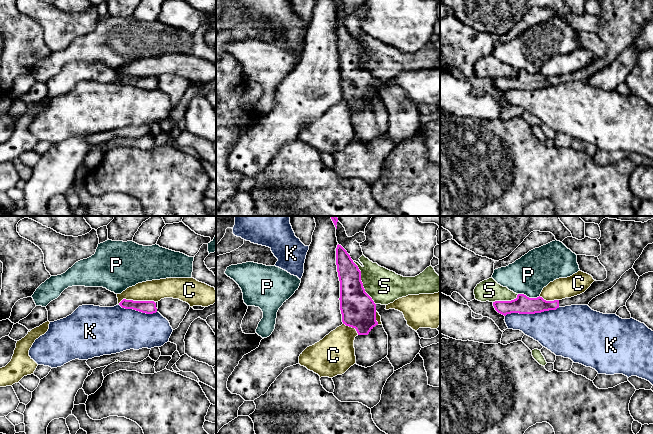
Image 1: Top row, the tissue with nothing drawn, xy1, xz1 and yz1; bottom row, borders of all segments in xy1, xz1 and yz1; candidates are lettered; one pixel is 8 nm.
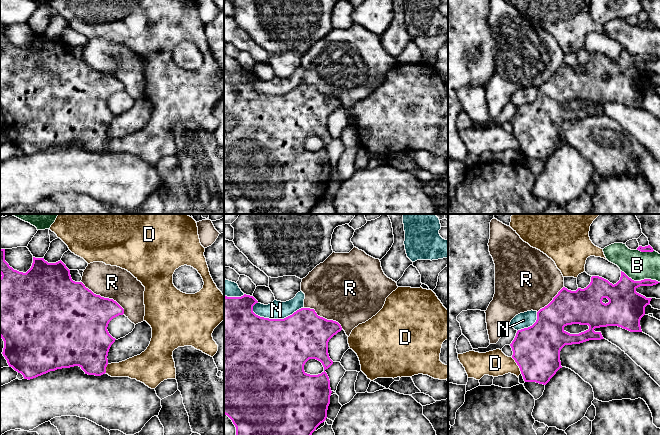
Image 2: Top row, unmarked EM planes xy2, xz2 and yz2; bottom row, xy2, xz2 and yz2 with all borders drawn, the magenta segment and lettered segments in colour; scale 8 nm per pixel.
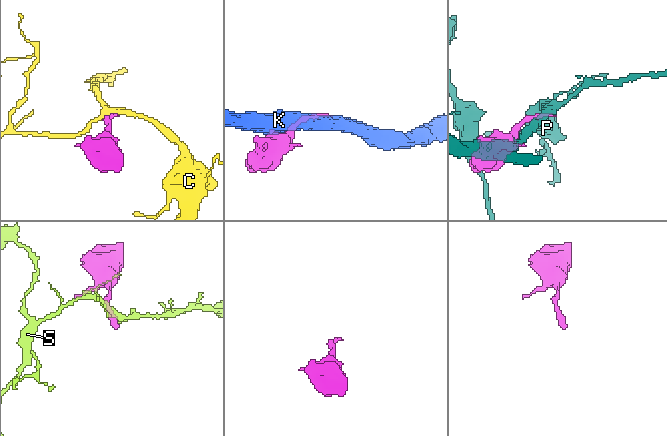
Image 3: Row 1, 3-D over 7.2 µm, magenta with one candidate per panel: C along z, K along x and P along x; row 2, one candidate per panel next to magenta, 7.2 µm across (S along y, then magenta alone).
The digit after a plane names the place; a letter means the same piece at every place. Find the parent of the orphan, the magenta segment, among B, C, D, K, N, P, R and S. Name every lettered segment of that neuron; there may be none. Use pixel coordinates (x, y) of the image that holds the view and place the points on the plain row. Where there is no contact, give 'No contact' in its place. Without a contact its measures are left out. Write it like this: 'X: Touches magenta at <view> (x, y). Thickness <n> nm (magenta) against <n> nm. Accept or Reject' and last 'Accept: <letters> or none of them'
B: Touches magenta at yz2 (641, 56). Thickness 300 nm (magenta) against 240 nm. Reject
C: Touches magenta at xy1 (136, 77). Thickness 110 nm (magenta) against 170 nm. Reject
D: Touches magenta at yz2 (517, 140). Thickness 380 nm (magenta) against 220 nm. Reject
K: Touches magenta at yz1 (532, 89). Thickness 150 nm (magenta) against 340 nm. Reject
N: Touches magenta at xz2 (277, 95). Thickness 500 nm (magenta) against 140 nm. Reject
P: Touches magenta at yz1 (528, 73). Thickness 150 nm (magenta) against 300 nm. Reject
R: Touches magenta at xy2 (103, 73). Thickness 460 nm (magenta) against 260 nm. Reject
S: Touches magenta at xz1 (362, 59). Thickness 280 nm (magenta) against 280 nm. Reject
Accept: none of them

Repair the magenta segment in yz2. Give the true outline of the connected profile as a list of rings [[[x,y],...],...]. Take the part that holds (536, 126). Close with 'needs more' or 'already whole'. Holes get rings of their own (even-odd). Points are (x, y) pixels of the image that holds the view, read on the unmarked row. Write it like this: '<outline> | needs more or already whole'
[[[621,47],[620,56],[614,61],[602,53],[592,52],[590,60],[584,65],[571,67],[563,63],[547,82],[537,88],[536,98],[528,104],[518,106],[510,120],[512,134],[519,142],[524,157],[546,161],[562,144],[560,127],[565,121],[604,115],[601,108],[594,107],[595,104],[618,102],[630,108],[642,108],[640,96],[652,74],[637,69],[636,65],[658,59],[660,58],[651,55],[634,57]],[[572,100],[588,101],[589,105],[579,110],[570,110],[564,103]]] | already whole

